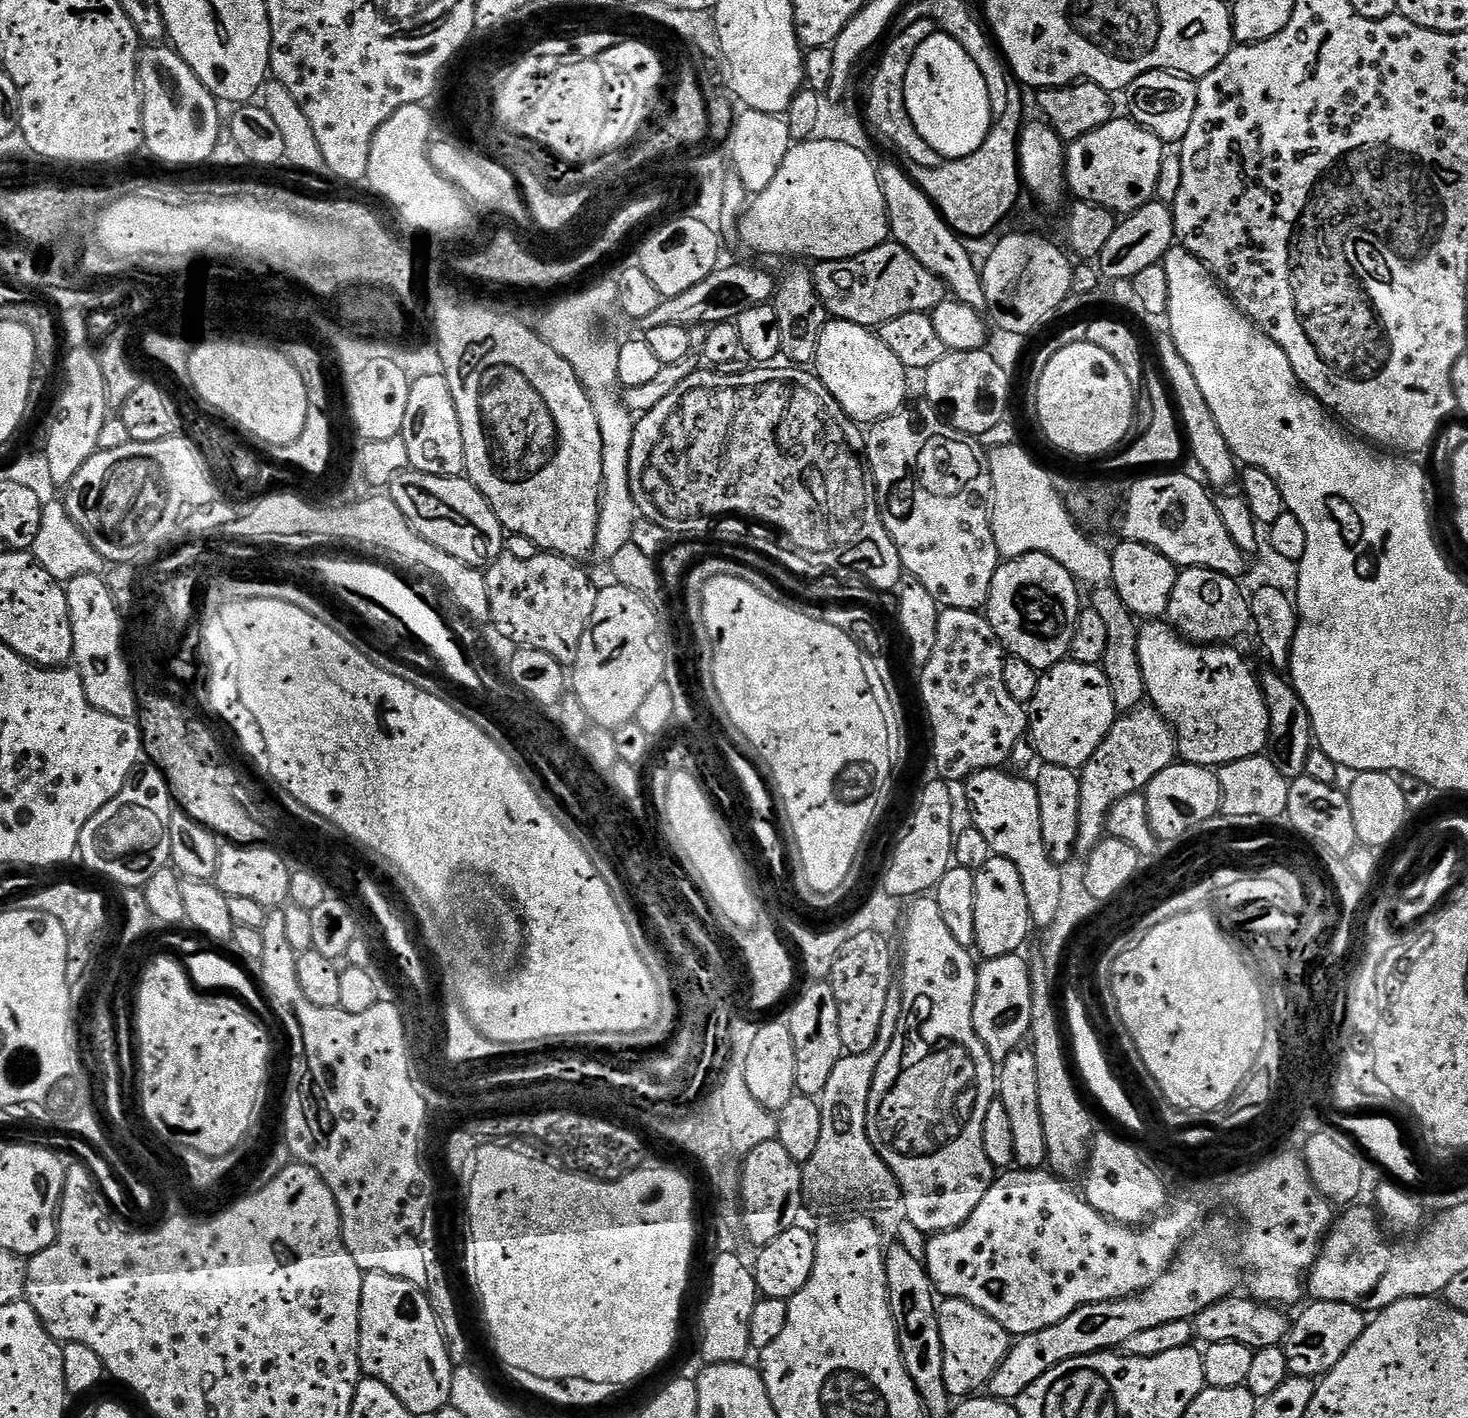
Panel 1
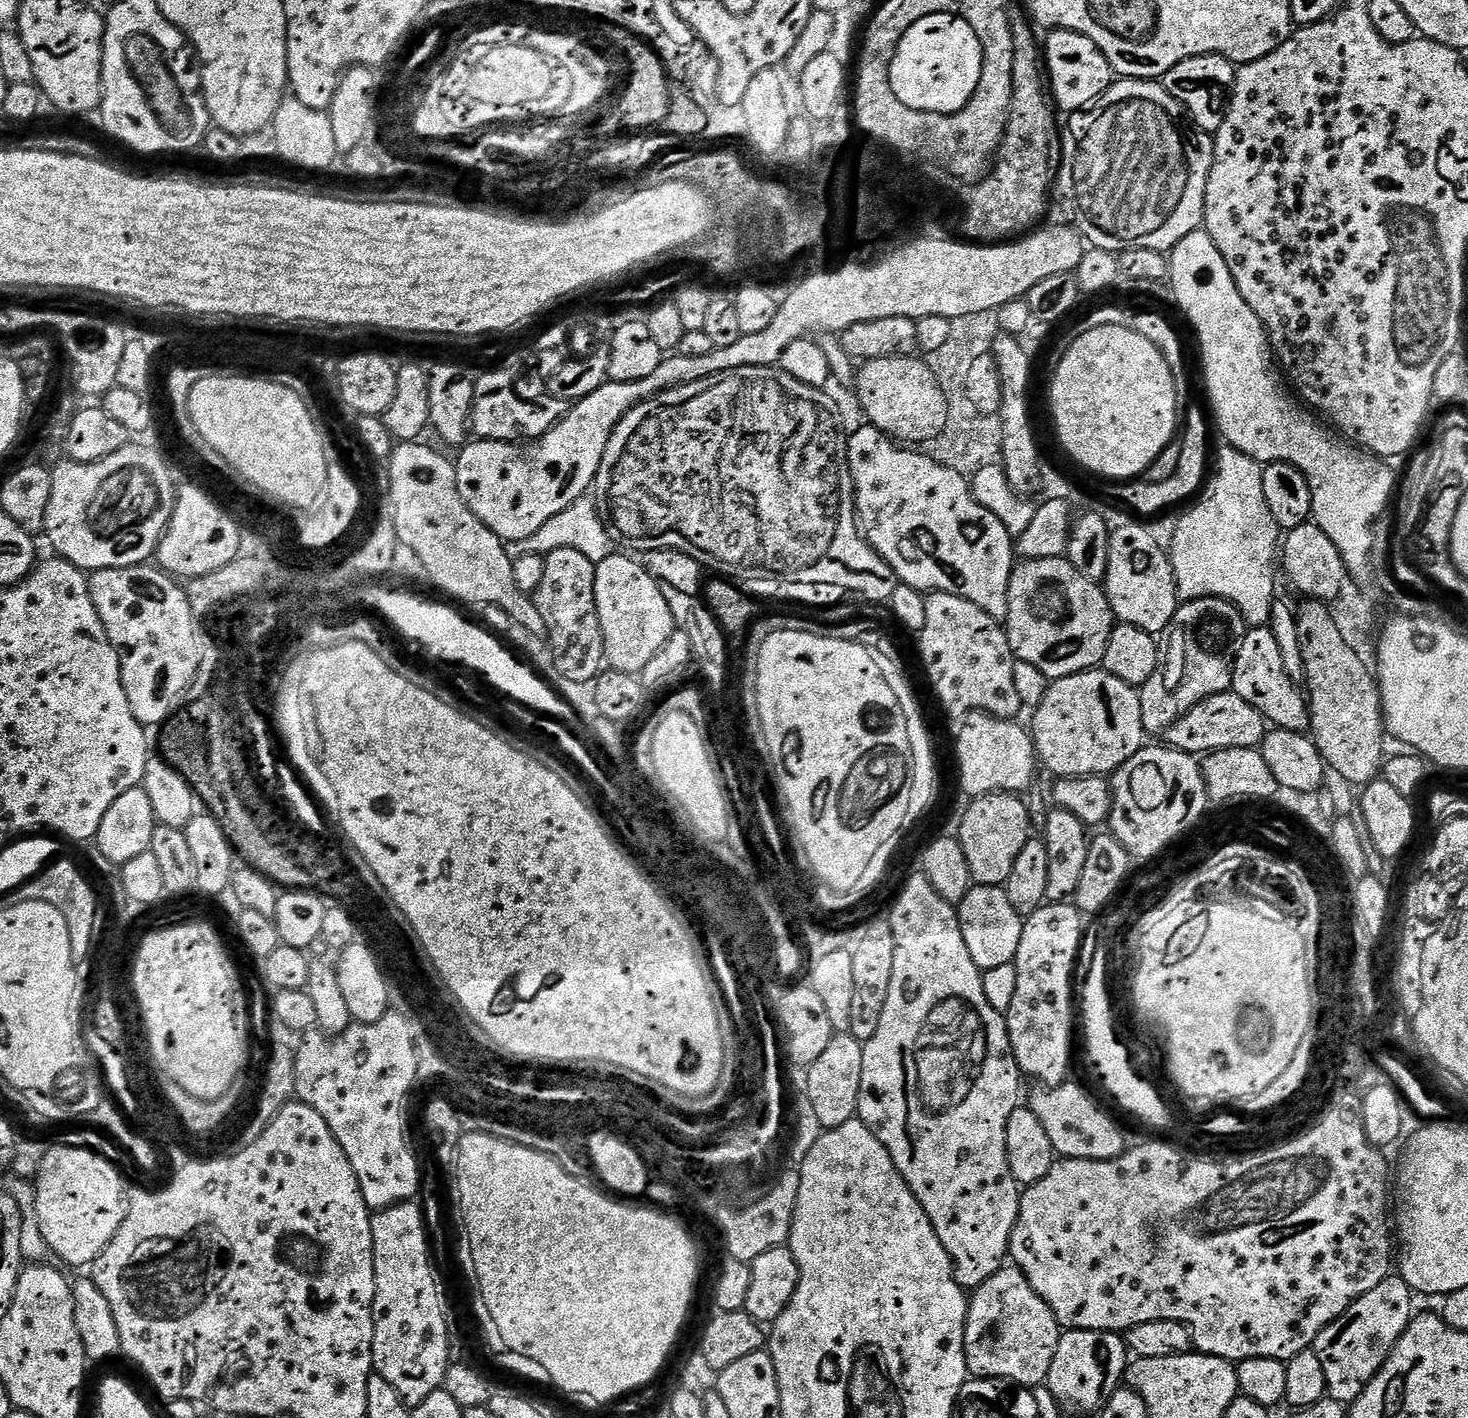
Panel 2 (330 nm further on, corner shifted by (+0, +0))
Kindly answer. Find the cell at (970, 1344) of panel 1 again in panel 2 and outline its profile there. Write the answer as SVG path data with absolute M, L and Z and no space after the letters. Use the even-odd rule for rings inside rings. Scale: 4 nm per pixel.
M1005 1266L999 1268L990 1278L986 1278L986 1282L979 1284L971 1293L968 1301L968 1313L966 1314L966 1338L964 1339L966 1366L973 1377L986 1380L1010 1380L1014 1384L1020 1384L1024 1388L1035 1390L1047 1381L1048 1375L1050 1374L1050 1362L1054 1362L1054 1350L1058 1350L1058 1342L1060 1341L1061 1335L1062 1329L1060 1323L1056 1321L1054 1310L1050 1310L1050 1306L1046 1306L1046 1302L1034 1290L1034 1286L1030 1286L1026 1274L1022 1274L1019 1268L1015 1266Z

